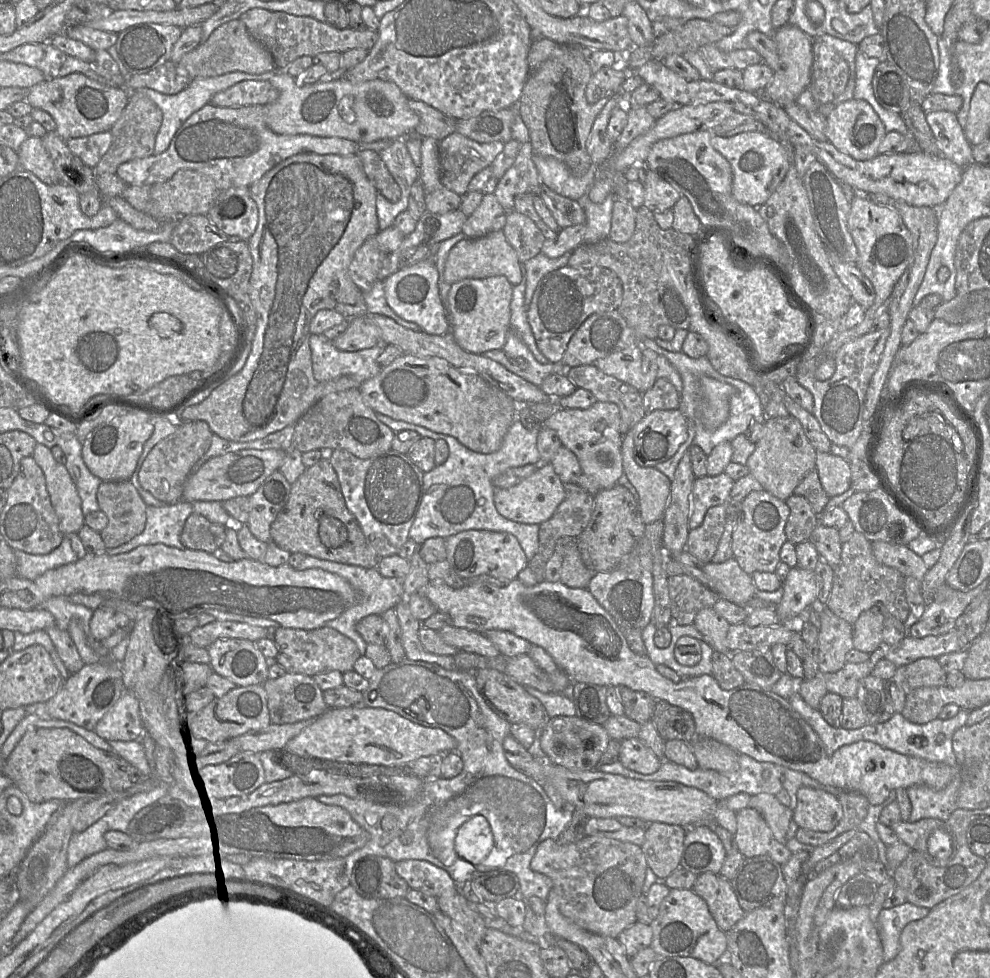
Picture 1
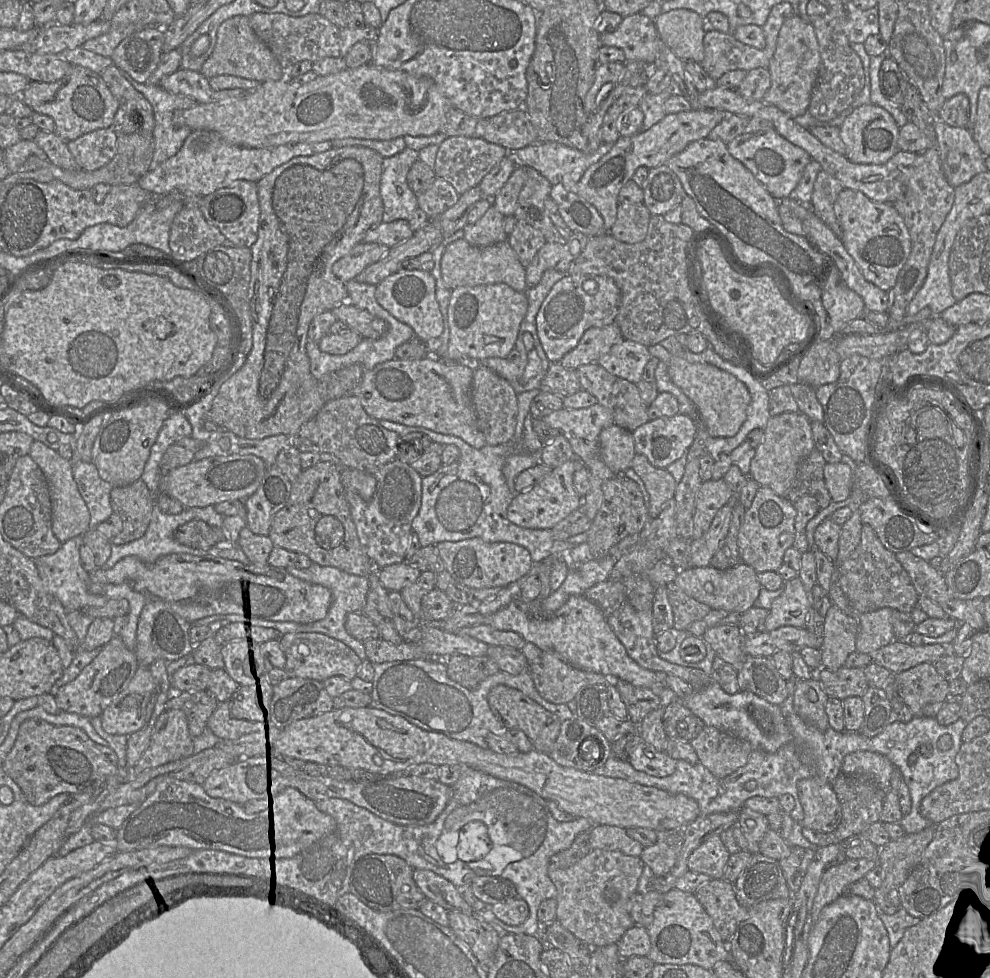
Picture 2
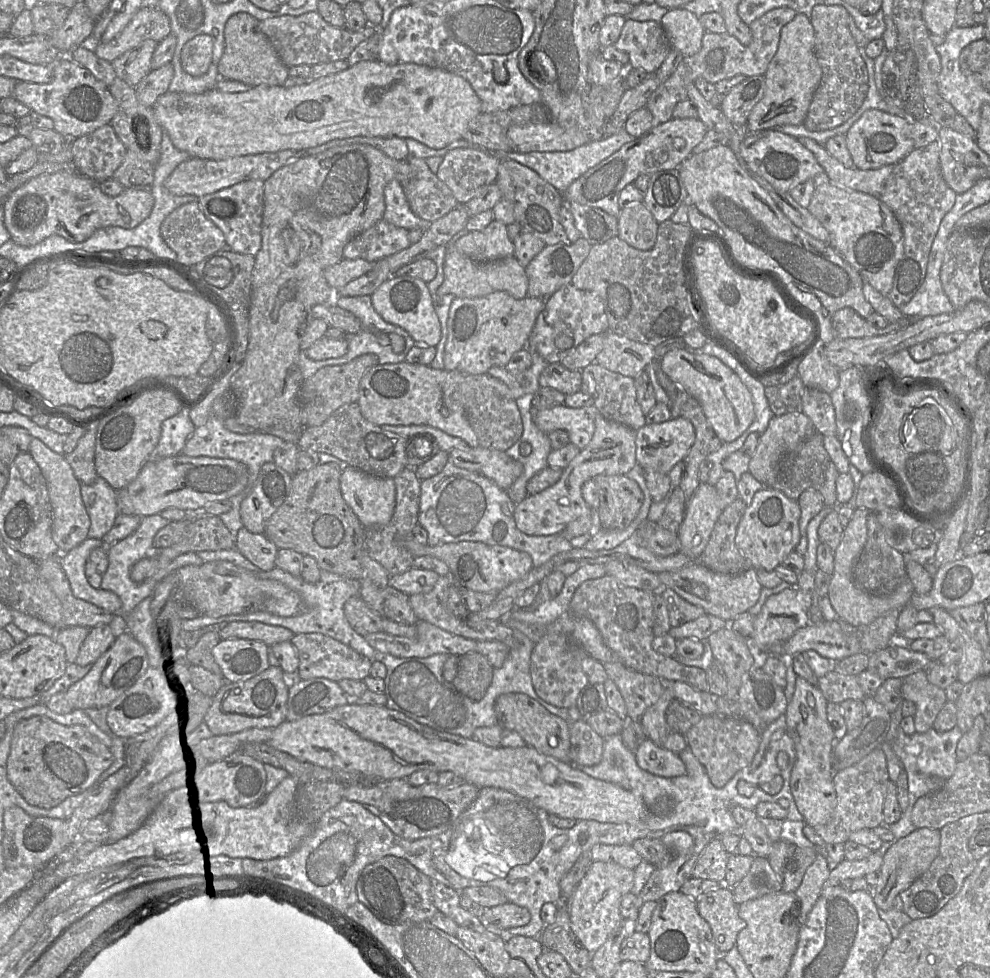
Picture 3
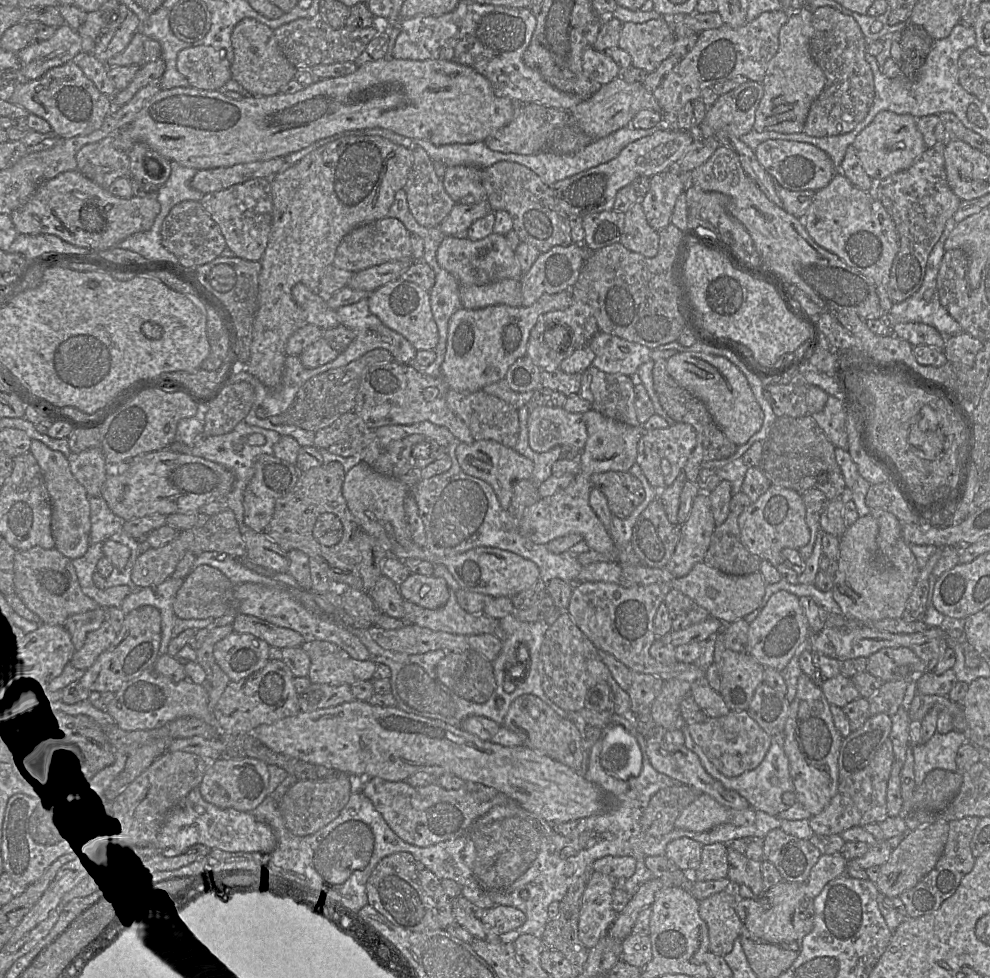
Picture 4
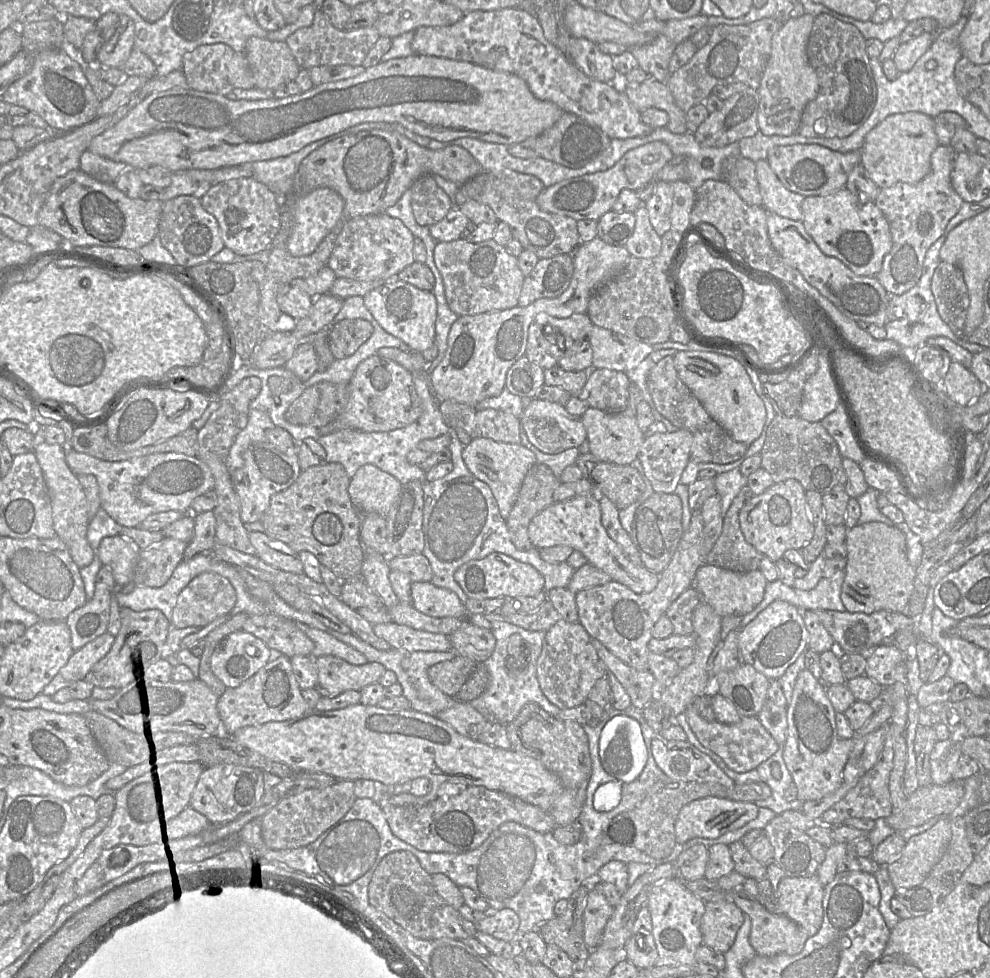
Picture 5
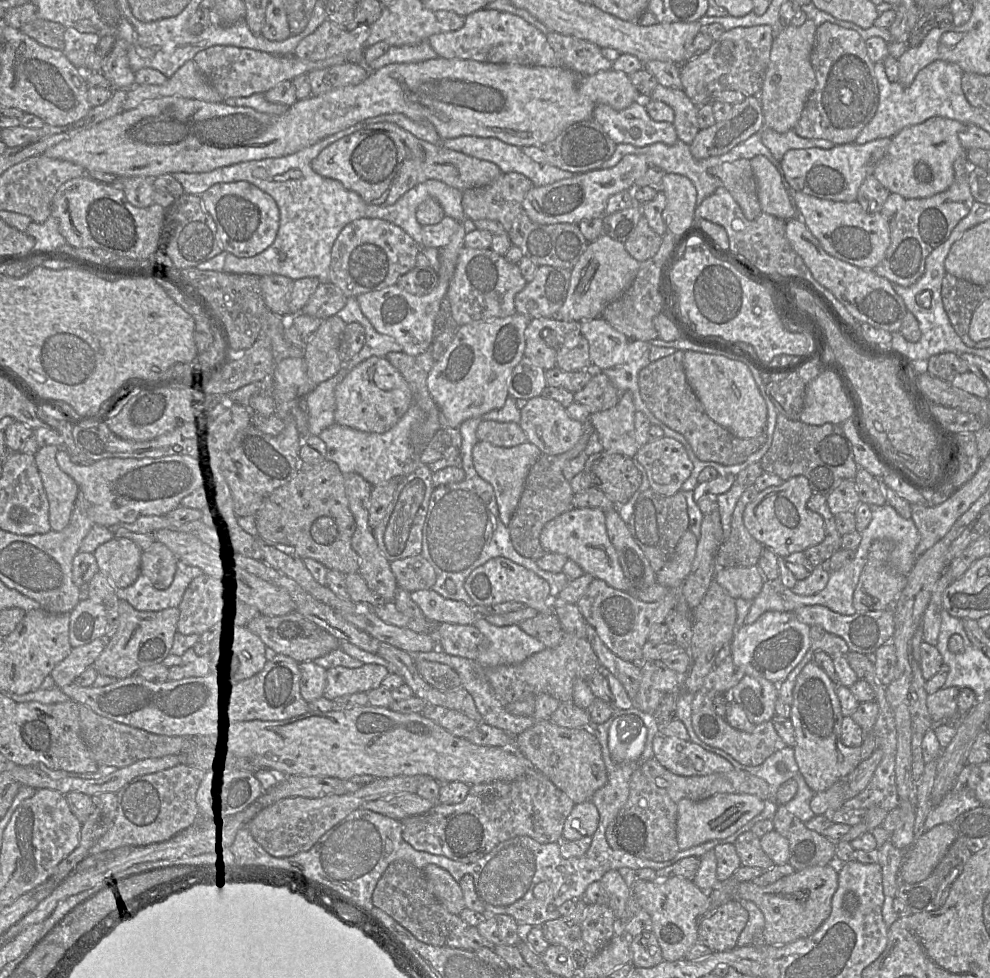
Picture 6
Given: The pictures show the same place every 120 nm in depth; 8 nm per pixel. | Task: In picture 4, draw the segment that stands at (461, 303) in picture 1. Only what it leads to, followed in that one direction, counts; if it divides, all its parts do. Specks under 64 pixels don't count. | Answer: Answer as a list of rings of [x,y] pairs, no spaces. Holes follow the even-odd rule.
[[[572,288],[556,293],[543,294],[528,307],[505,304],[480,309],[462,307],[449,320],[447,350],[441,365],[441,377],[451,390],[475,392],[505,378],[508,368],[526,355],[530,332],[538,318],[555,310],[565,310],[573,302]]]

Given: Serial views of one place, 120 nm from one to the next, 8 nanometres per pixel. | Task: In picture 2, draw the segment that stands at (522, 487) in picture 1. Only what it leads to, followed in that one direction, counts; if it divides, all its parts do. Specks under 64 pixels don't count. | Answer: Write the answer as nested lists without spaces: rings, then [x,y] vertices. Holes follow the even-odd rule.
[[[575,457],[553,468],[550,474],[531,489],[517,493],[508,507],[508,520],[522,528],[551,530],[557,523],[582,505],[583,498],[573,486],[573,476],[576,469],[577,458]]]

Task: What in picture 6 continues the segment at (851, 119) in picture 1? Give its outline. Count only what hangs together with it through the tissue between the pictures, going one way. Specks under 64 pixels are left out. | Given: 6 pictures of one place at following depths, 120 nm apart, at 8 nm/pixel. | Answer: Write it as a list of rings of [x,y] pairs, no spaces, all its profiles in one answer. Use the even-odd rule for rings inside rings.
[[[931,117],[926,121],[903,128],[891,138],[891,143],[888,147],[884,158],[876,165],[872,175],[891,193],[896,193],[907,199],[927,198],[935,194],[947,190],[954,181],[954,162],[960,156],[965,156],[966,150],[962,147],[959,141],[959,133],[965,129],[965,124],[956,120],[951,120],[944,117]]]

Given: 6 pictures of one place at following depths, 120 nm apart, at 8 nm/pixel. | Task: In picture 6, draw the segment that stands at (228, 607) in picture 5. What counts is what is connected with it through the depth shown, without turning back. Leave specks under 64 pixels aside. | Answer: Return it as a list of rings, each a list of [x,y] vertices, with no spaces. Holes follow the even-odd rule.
[[[203,573],[190,582],[178,605],[177,632],[201,636],[238,602],[240,597],[231,585]]]

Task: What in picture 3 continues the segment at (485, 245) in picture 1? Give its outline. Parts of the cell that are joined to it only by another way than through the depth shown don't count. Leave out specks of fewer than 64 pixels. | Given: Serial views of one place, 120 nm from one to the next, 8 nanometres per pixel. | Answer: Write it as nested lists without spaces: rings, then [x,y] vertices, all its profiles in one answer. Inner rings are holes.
[[[446,245],[444,281],[438,289],[440,296],[453,294],[455,298],[479,298],[494,292],[504,291],[515,299],[528,296],[526,269],[515,256],[490,262],[476,262],[464,256],[452,245]]]

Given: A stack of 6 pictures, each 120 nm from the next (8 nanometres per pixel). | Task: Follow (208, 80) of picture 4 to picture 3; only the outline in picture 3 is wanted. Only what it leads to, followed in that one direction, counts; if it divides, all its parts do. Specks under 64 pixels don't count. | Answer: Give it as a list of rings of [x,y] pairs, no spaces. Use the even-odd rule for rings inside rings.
[[[200,34],[188,41],[181,51],[181,66],[191,76],[205,74],[212,61],[214,36]]]

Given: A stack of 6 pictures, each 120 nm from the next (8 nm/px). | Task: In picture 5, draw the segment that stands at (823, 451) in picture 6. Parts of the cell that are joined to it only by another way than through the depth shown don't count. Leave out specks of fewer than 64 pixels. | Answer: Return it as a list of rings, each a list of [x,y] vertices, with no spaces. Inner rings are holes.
[[[776,414],[768,426],[760,455],[761,467],[771,475],[774,483],[795,479],[805,491],[816,491],[823,495],[838,484],[845,485],[847,481],[838,445],[821,422]]]

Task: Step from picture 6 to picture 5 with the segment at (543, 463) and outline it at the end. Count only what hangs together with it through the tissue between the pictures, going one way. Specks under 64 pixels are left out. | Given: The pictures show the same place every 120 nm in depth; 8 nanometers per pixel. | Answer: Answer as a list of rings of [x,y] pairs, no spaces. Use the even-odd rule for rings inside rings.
[[[535,463],[527,472],[507,518],[511,539],[519,550],[534,548],[528,534],[530,521],[555,502],[553,493],[560,484],[559,477],[545,464]]]

